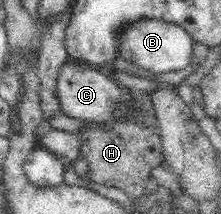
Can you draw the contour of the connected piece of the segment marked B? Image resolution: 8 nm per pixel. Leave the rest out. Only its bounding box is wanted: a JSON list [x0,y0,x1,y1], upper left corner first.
[119,19,193,73]

